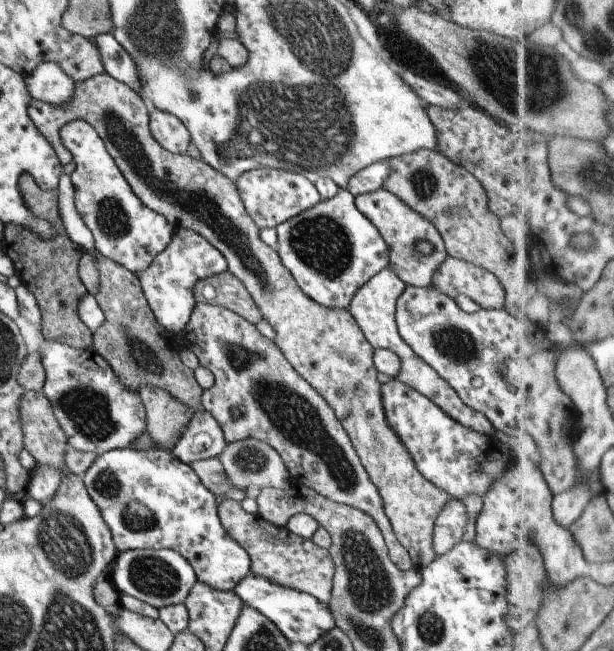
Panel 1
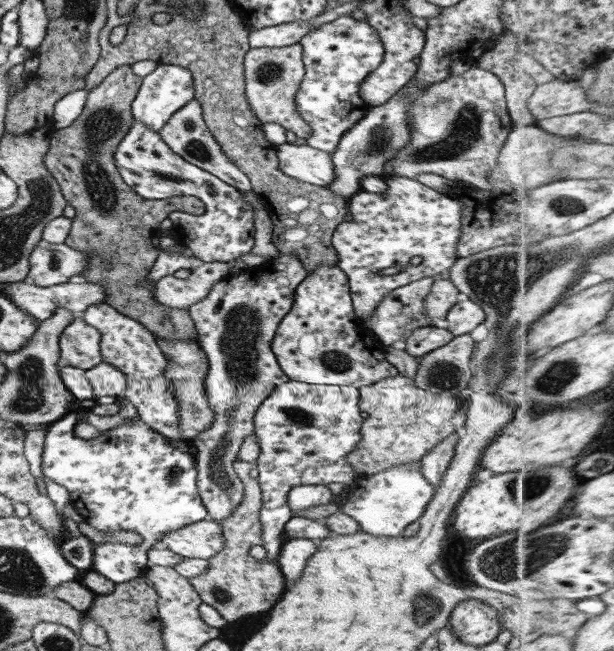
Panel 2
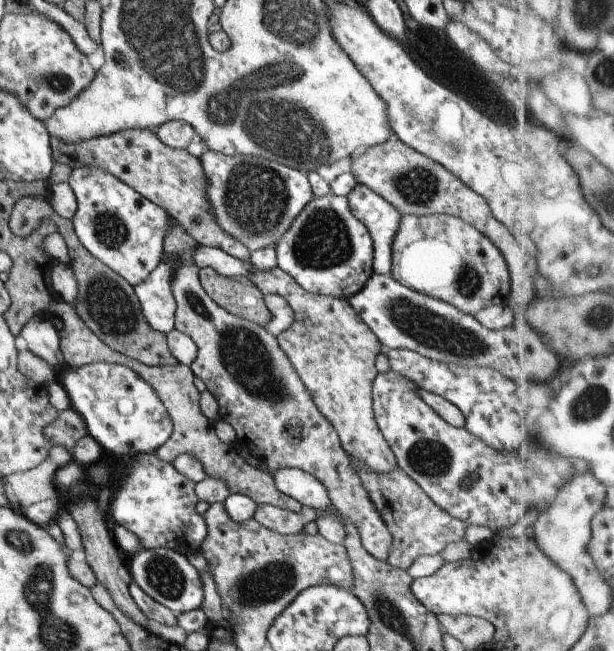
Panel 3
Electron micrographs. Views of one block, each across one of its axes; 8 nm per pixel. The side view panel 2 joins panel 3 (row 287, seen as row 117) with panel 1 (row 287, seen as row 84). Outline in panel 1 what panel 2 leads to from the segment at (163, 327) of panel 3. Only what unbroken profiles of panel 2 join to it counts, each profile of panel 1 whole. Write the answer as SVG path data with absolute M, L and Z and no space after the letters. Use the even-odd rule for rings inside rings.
M179 228L172 234L169 244L144 271L137 274L137 278L155 320L176 335L188 323L193 306L191 290L195 282L225 270L226 260L212 244L192 230Z

